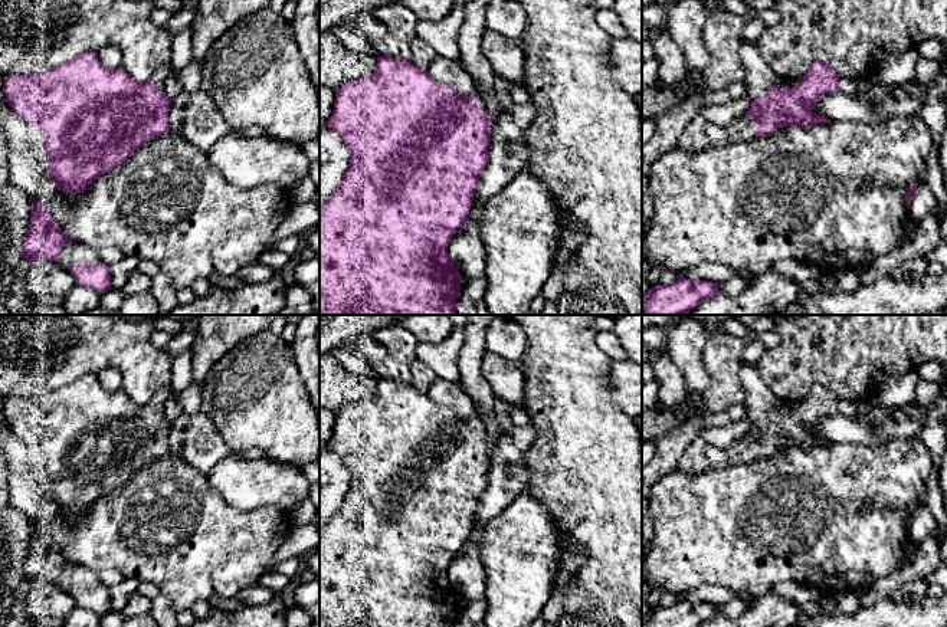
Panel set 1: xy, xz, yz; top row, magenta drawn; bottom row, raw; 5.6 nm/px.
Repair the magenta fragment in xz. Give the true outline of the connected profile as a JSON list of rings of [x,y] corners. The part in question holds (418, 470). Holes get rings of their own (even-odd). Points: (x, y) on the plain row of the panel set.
[[[379,378],[376,393],[370,400],[360,400],[335,413],[334,431],[325,447],[344,462],[350,485],[335,515],[320,529],[320,627],[455,627],[461,618],[463,600],[453,587],[448,568],[468,542],[479,499],[488,486],[491,441],[484,421],[478,416],[459,417],[412,384]]]

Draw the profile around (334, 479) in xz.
[[[320,450],[320,529],[335,515],[348,490],[350,476],[344,462],[331,450]]]

